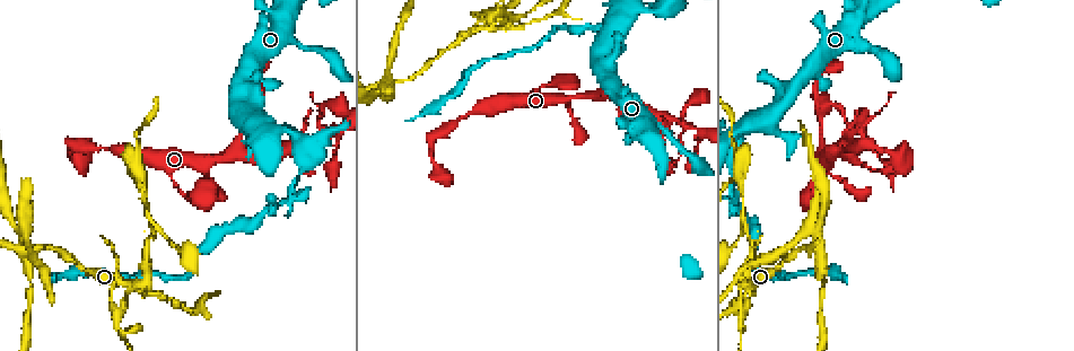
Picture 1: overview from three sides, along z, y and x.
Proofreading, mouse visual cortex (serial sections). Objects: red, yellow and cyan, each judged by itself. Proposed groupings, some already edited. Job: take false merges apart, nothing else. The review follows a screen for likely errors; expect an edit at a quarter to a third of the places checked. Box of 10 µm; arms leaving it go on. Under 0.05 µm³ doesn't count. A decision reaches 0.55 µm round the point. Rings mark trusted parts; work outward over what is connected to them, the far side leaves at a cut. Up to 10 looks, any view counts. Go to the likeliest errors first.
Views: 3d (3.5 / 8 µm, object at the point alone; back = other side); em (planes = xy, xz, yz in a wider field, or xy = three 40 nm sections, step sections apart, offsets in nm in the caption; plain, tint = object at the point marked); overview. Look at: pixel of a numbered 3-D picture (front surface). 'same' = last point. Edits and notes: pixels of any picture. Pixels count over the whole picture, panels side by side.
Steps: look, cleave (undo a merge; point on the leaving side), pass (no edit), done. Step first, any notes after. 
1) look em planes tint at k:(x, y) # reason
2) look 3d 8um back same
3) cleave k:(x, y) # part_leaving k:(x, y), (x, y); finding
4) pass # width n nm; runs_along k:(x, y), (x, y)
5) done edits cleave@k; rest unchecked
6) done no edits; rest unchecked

look 3d 3.5um at 1:(814, 231) # two arms at a narrow angle

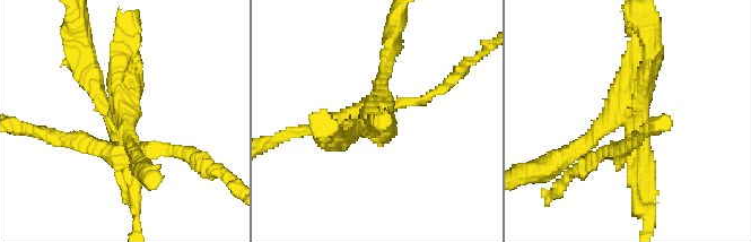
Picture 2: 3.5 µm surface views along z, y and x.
look em xy step 3 tint at 2:(126, 119)

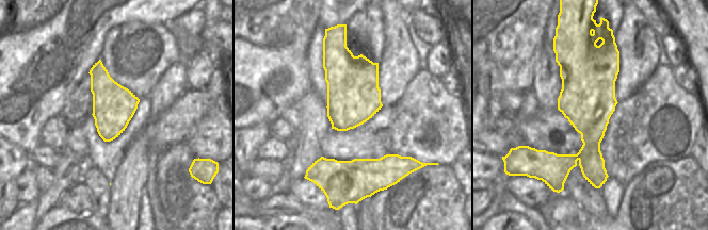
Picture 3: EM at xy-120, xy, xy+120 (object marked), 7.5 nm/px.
cleave 2:(132, 107) # part_leaving 2:(378, 113), (378, 87), (389, 55); two cells meet here

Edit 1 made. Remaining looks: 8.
look overview # see it whole again

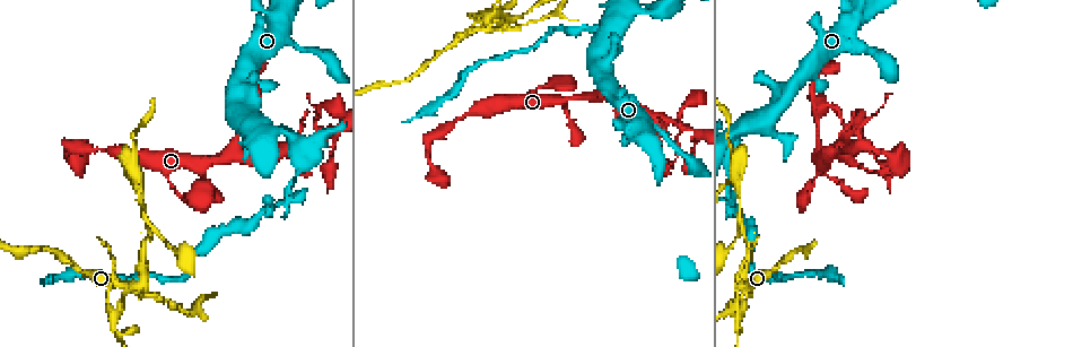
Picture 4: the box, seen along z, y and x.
look 3d 3.5um at 4:(590, 96)

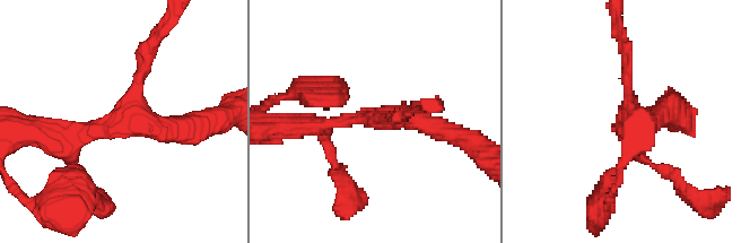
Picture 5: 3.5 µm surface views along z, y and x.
look em xy step 5 tint at 5:(126, 125)

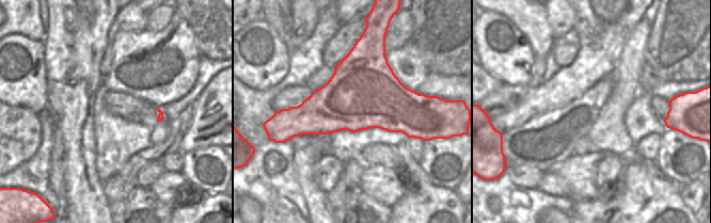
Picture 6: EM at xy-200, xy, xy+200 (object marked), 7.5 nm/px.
pass # runs_along 5:(52, 138), (115, 123), (198, 127); one cell here

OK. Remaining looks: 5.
look em xy step 1 tint at 4:(846, 137) # three arms meet

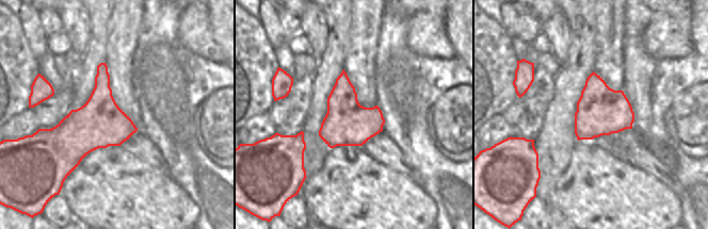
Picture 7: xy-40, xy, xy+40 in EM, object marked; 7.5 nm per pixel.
look 3d 3.5um same # wider look

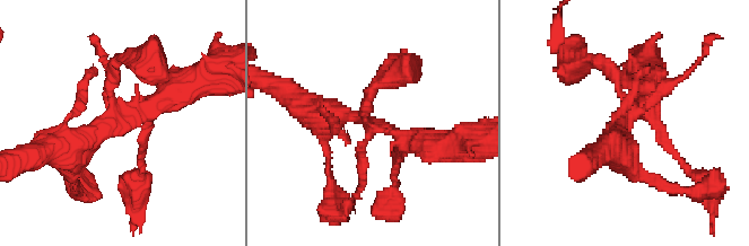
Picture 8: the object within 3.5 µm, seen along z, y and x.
pass # runs_along 8:(302, 105), (389, 129), (399, 157); one cell here

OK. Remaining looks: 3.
look 3d 3.5um back at 4:(67, 155) # sharp bend

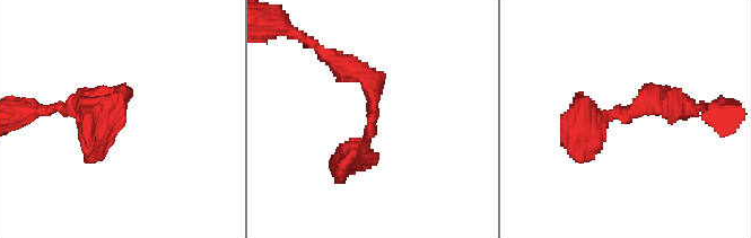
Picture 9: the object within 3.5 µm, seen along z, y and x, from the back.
look em planes plain at 9:(370, 130) # arm_widths 300, 350 nm

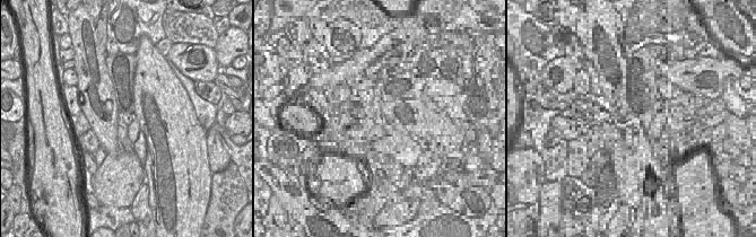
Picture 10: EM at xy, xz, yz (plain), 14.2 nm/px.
look em planes tint same # with the object marked

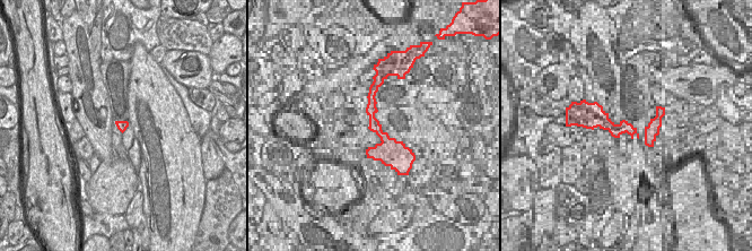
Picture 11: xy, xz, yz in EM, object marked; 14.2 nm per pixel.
pass # width 140 nm; runs_along 9:(674, 104), (604, 115), (578, 160); all the same cell

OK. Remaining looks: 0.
done edits cleave@2; rest unchecked

